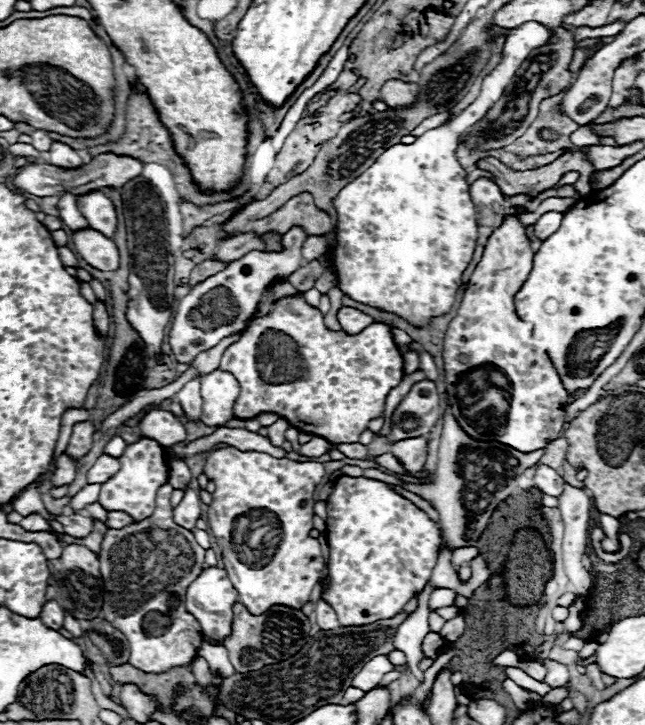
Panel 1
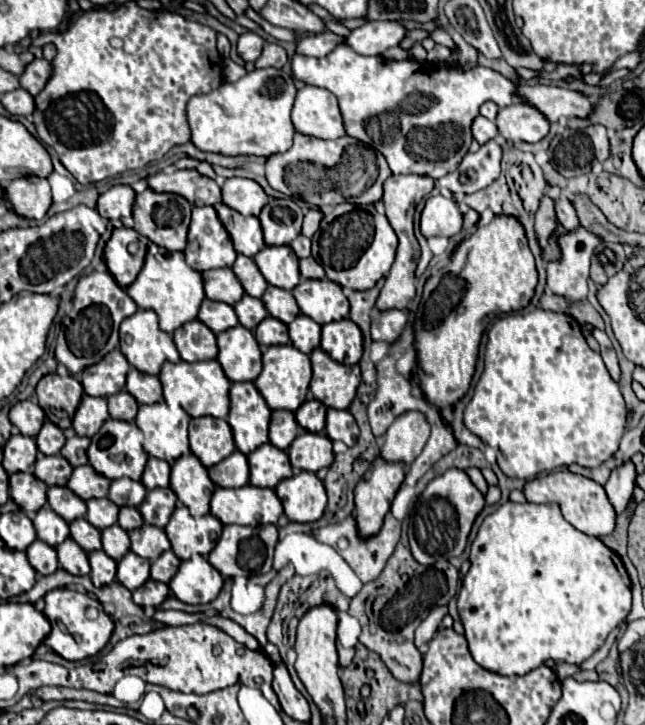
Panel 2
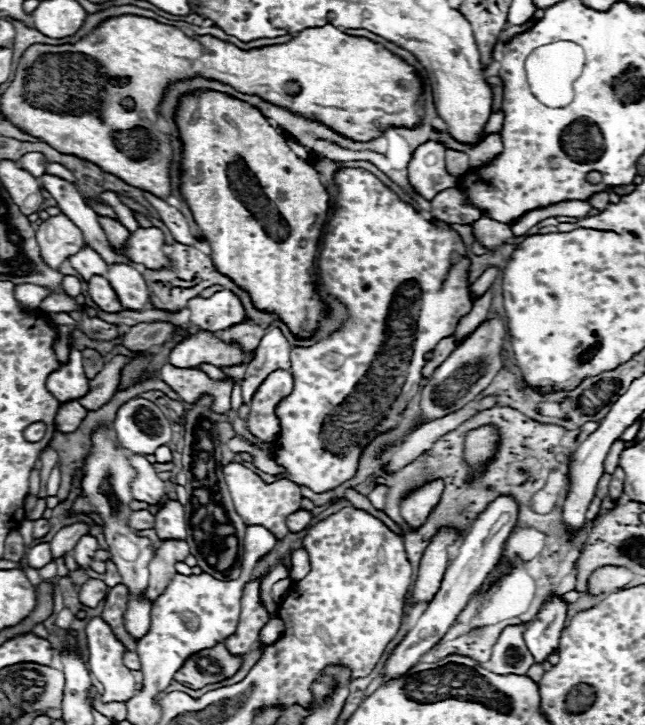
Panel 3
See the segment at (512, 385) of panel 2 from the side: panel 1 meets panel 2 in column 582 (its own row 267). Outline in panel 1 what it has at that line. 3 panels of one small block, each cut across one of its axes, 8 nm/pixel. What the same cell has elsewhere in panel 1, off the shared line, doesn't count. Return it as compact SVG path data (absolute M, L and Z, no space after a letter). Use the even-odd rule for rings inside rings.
M524 22L522 26L510 30L500 64L484 78L480 96L462 114L458 114L446 126L424 132L414 144L396 144L394 148L388 148L366 172L362 172L358 178L346 184L346 188L342 188L342 192L334 200L340 226L338 248L330 252L330 258L338 270L338 284L344 294L348 294L356 302L400 314L402 318L418 326L424 326L430 318L446 314L452 308L456 292L462 286L462 272L472 260L478 238L476 210L468 192L466 172L456 158L458 138L472 124L486 116L490 106L510 84L520 64L526 60L526 56L534 48L548 44L550 36L552 32L540 22Z

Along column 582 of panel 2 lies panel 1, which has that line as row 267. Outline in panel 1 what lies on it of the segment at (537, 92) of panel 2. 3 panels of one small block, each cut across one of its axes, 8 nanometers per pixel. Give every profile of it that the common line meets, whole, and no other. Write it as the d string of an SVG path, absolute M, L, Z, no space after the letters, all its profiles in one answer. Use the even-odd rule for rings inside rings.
M84 228L70 232L70 238L74 242L76 252L96 270L102 272L112 272L118 268L118 248L116 244L100 234L98 230Z

